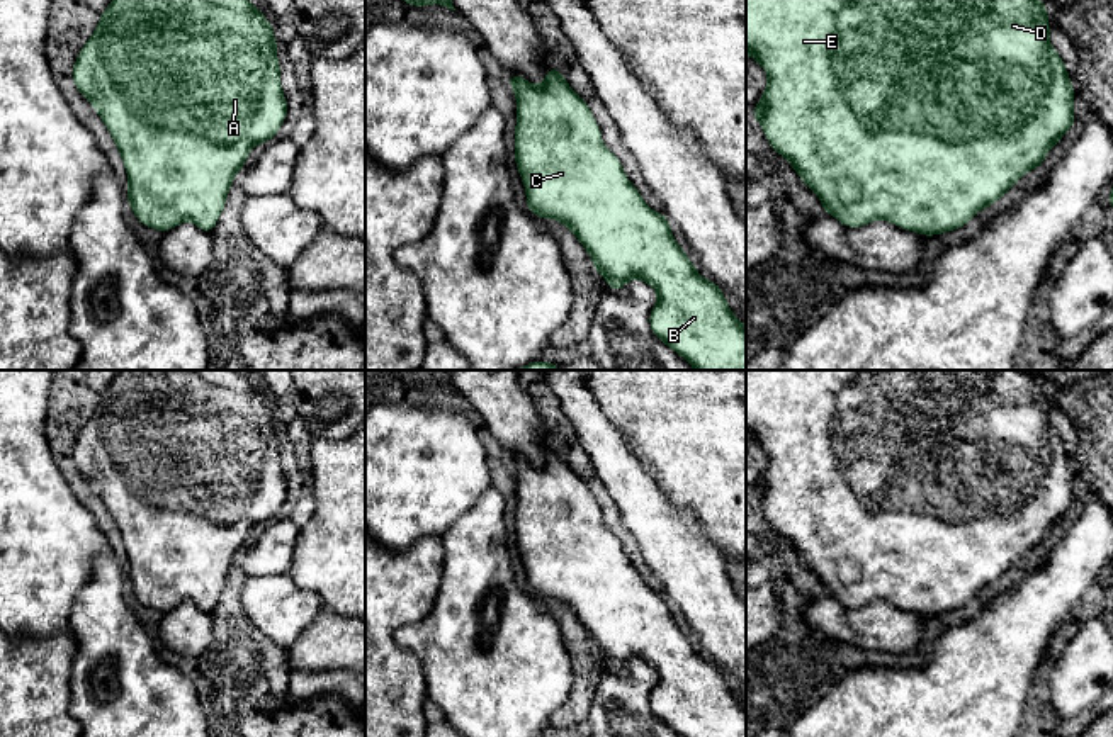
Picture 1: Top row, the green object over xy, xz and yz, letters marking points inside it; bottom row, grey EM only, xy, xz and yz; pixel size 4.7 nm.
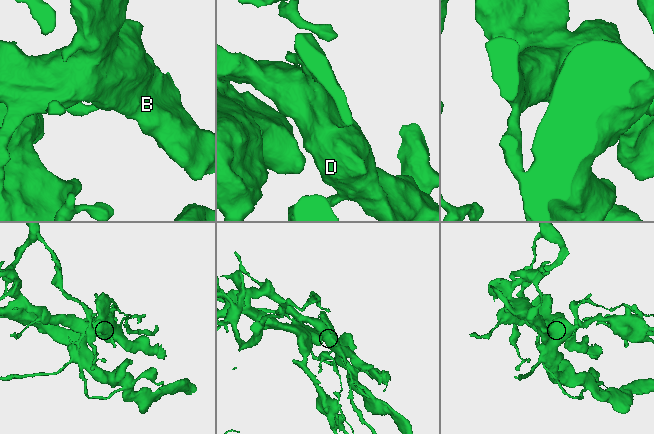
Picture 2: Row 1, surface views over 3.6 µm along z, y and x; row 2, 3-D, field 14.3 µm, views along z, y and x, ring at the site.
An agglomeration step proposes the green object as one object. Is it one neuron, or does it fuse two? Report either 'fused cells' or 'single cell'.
single cell

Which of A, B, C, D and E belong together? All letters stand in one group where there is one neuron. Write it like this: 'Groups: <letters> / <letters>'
Groups: A B C D E

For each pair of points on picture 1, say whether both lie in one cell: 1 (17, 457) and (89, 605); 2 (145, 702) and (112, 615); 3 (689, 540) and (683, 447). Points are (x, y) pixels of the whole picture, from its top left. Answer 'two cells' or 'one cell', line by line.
1: two cells
2: one cell
3: two cells

